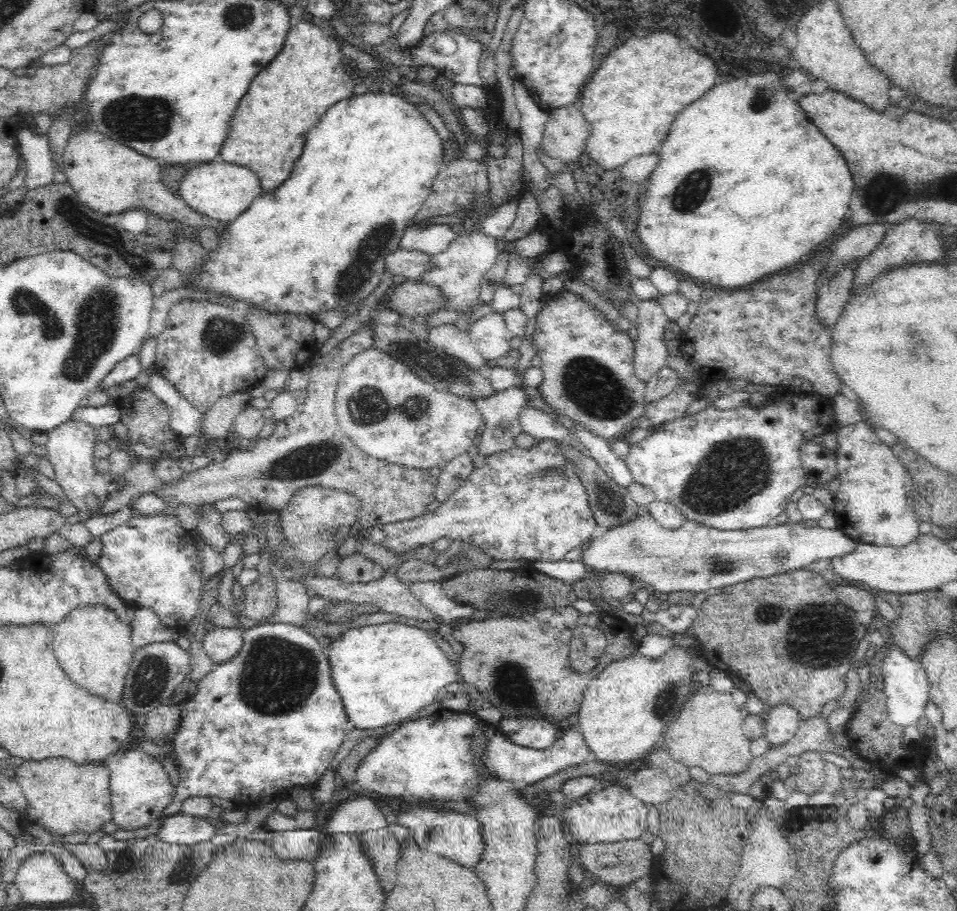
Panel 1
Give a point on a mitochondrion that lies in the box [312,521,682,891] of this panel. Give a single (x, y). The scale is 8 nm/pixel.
(511, 683)

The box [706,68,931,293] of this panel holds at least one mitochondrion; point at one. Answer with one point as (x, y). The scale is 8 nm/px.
(760, 100)

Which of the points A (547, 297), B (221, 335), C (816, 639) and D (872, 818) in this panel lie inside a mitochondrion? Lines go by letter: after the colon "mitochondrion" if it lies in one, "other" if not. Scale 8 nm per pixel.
A: other
B: mitochondrion
C: mitochondrion
D: other

